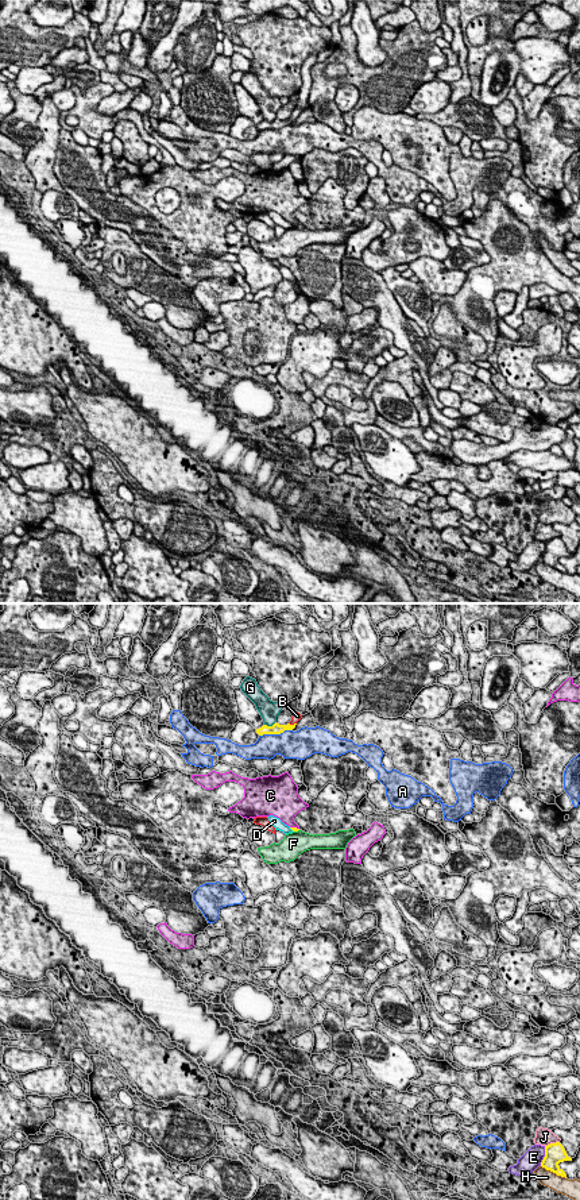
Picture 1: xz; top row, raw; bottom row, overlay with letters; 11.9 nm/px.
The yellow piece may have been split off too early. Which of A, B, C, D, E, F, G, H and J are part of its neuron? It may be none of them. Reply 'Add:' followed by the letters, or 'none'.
Add: D

